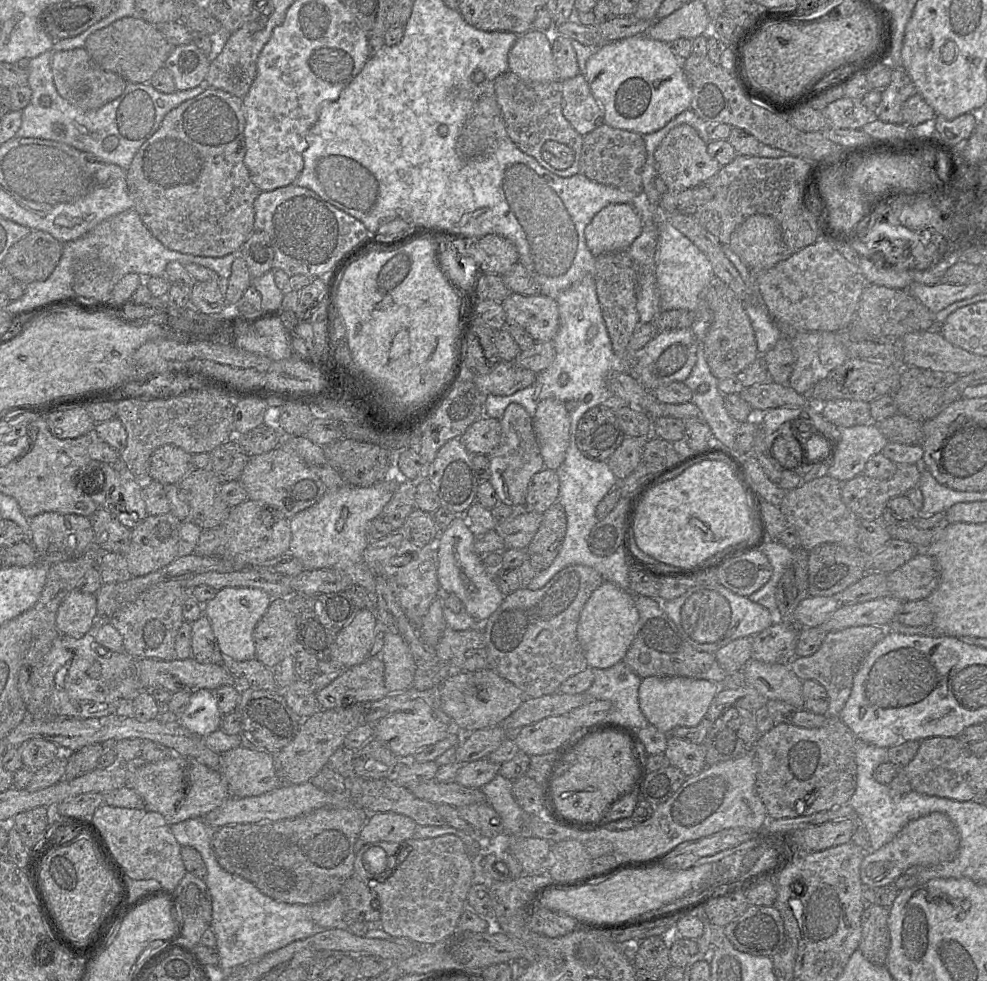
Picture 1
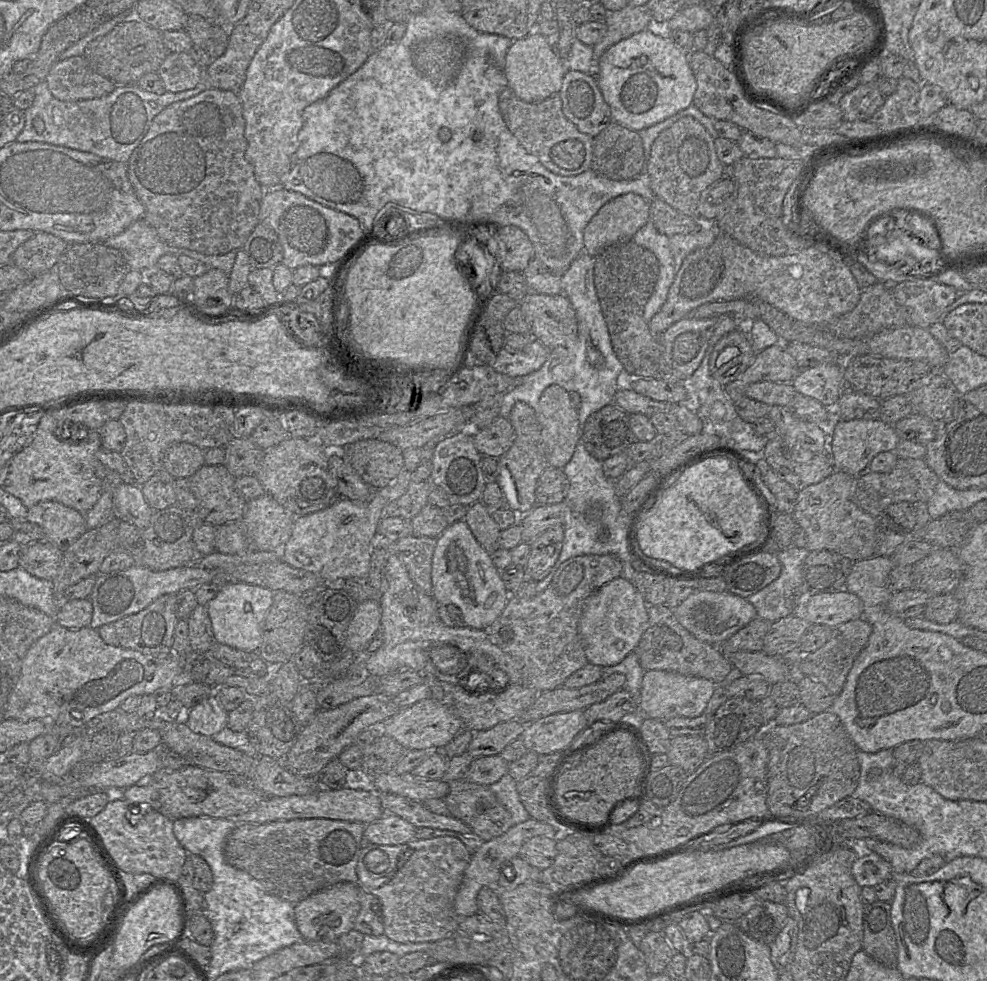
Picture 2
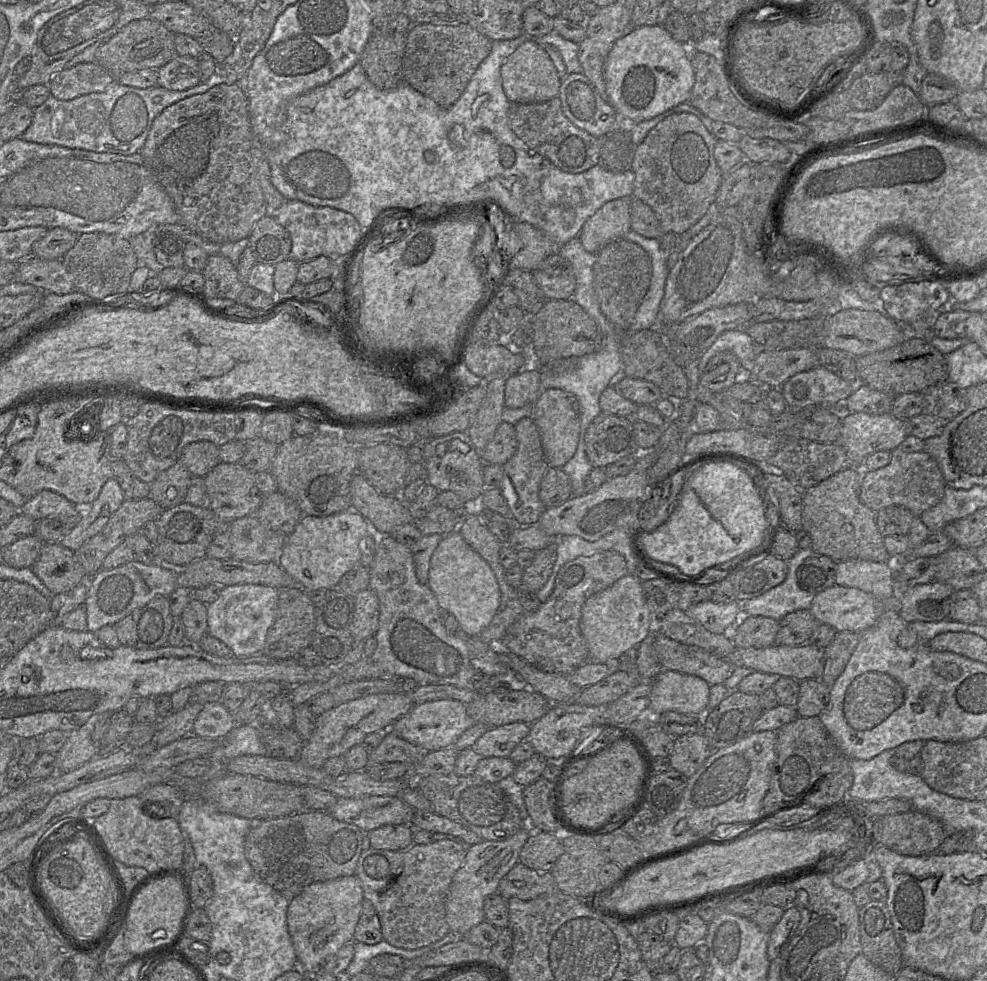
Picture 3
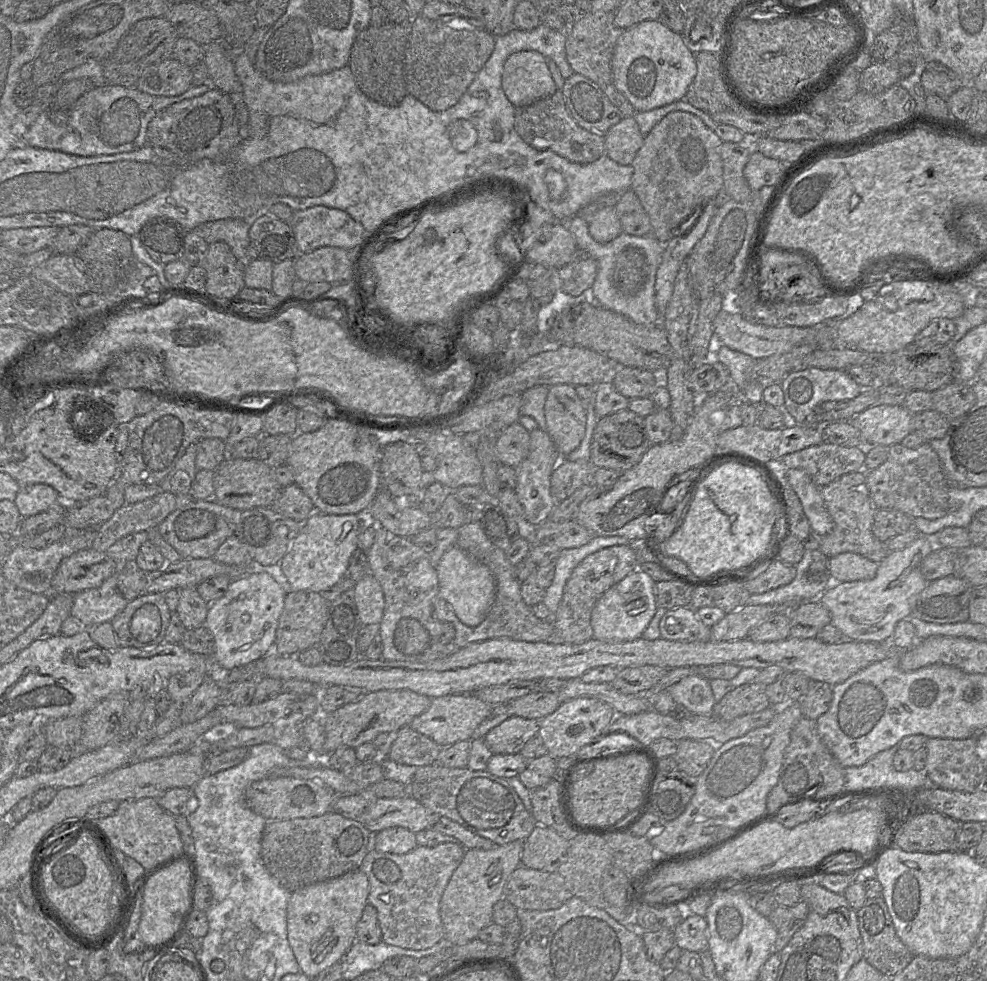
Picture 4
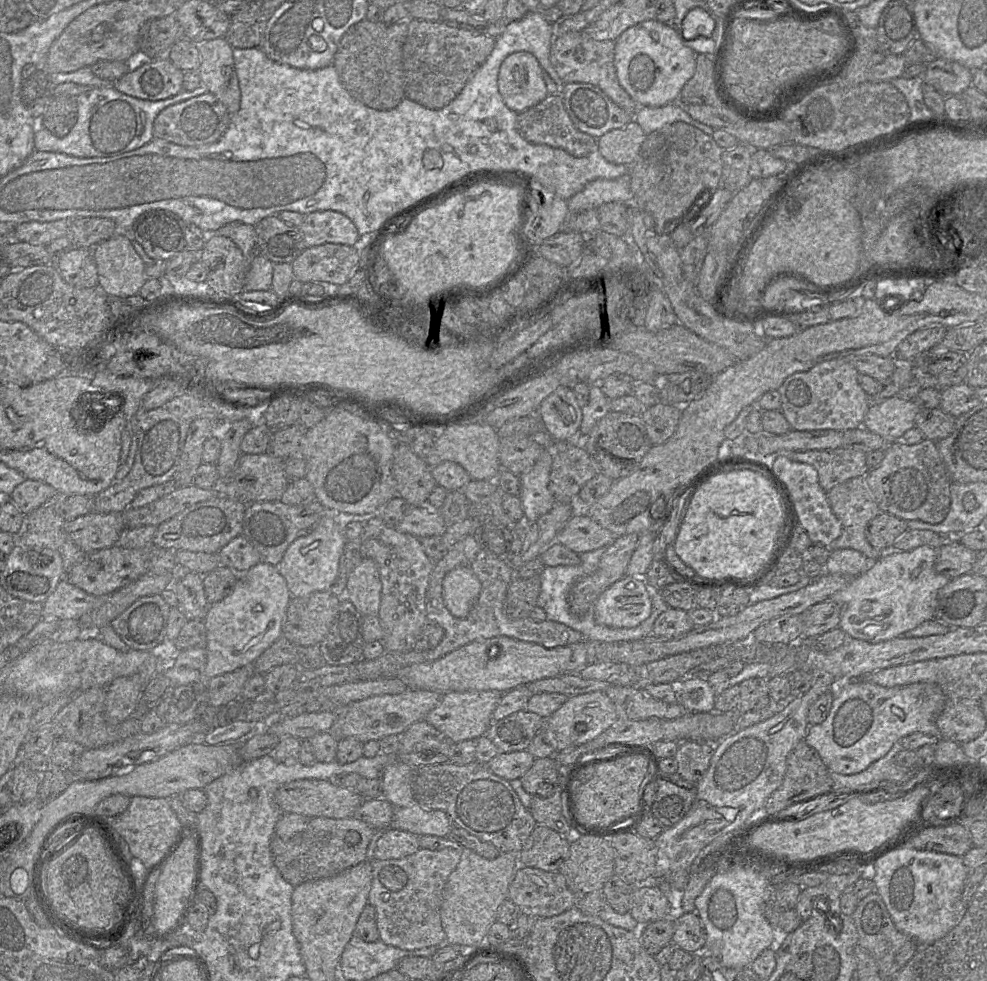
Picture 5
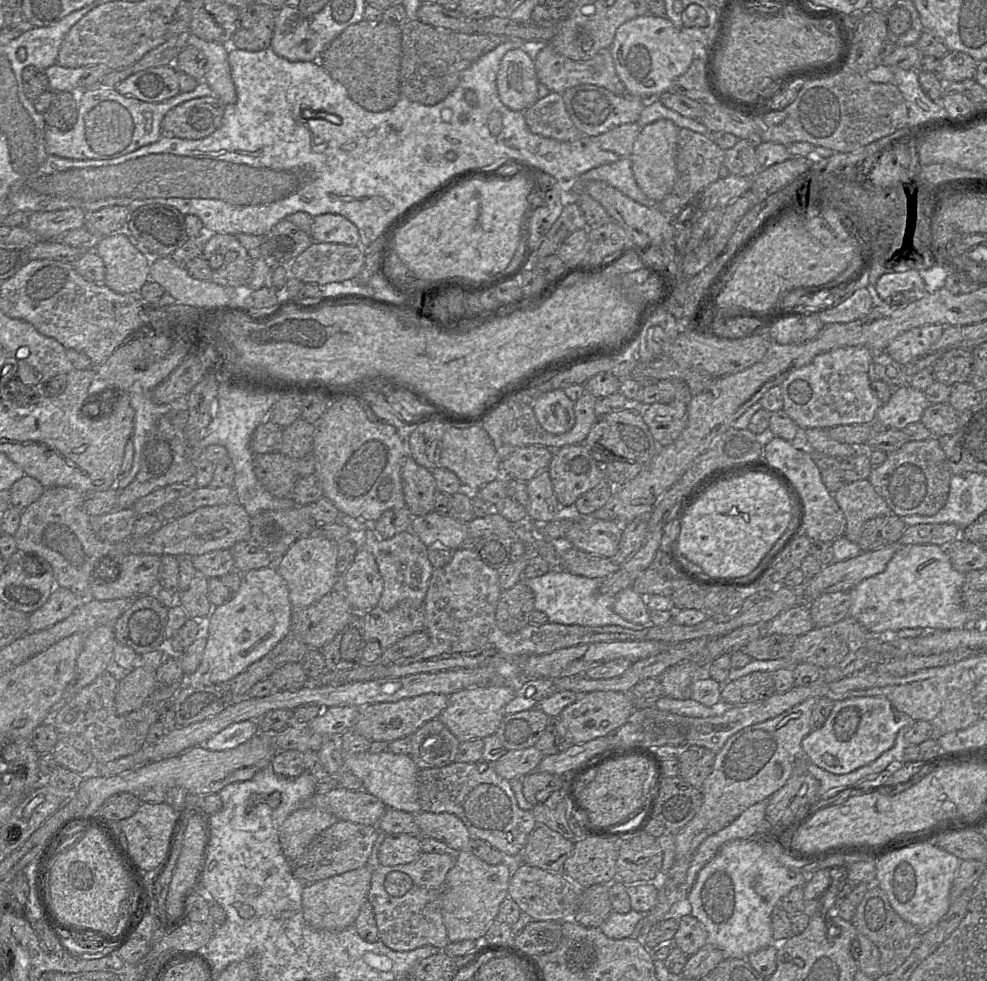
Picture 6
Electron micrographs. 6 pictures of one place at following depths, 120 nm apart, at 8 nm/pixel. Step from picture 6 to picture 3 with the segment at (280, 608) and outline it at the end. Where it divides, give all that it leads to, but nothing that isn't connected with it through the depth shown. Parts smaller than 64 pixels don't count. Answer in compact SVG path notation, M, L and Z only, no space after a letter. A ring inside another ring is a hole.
M239 584L225 586L216 601L208 605L208 634L226 644L235 657L262 654L269 628L278 605L279 590L265 585Z

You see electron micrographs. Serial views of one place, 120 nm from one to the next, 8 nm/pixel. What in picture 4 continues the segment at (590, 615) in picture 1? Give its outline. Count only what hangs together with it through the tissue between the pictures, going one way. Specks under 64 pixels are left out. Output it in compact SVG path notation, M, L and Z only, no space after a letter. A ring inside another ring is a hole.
M636 569L607 590L592 610L593 637L605 642L632 641L640 638L657 609L654 584L650 576Z

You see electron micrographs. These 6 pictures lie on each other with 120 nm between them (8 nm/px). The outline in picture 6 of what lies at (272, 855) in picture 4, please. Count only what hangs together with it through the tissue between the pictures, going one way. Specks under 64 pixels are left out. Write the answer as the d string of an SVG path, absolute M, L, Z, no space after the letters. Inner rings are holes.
M345 820L337 821L318 834L302 855L290 861L292 875L303 885L310 885L365 866L378 831L378 828L374 826L366 826Z

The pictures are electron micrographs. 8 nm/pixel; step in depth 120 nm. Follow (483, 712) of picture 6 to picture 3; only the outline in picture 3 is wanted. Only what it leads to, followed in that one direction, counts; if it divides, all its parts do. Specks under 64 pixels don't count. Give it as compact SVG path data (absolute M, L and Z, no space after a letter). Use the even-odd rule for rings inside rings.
M441 699L414 705L408 714L397 719L388 730L432 752L453 746L456 740L474 723L467 713L466 704L458 700Z

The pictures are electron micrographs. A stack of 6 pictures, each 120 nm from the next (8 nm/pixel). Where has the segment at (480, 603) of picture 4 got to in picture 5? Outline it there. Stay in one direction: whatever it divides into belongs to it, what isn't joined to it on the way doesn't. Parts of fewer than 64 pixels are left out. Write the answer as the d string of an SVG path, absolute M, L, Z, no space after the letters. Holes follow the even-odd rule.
M458 567L446 574L442 584L444 604L457 618L465 618L481 591L478 577L468 568Z

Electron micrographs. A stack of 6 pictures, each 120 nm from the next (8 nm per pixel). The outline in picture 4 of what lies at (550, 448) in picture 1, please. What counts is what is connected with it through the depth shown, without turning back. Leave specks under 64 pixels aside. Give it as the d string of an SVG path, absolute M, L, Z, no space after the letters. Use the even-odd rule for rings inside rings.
M572 385L549 388L544 415L546 432L561 457L566 457L581 443L586 427L585 409Z

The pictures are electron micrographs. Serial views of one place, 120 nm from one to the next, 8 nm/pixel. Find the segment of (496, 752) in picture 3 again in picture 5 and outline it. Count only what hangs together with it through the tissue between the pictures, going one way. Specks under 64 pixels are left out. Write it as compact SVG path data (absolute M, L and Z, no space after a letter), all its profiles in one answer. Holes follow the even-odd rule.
M525 709L493 721L485 736L498 748L499 753L522 751L528 748L544 725L545 719Z

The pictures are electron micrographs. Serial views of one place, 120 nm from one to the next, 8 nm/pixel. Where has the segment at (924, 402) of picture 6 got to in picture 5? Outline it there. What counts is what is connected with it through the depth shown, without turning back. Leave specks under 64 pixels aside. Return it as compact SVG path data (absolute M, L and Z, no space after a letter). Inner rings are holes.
M898 396L889 397L870 405L863 427L890 442L895 442L901 440L907 430L915 427L919 411L913 400L904 400Z

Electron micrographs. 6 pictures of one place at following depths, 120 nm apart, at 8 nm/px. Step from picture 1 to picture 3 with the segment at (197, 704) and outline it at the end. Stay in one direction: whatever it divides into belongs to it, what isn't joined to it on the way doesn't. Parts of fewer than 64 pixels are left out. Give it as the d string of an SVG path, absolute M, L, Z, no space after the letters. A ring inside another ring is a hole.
M221 702L204 704L193 728L193 734L212 740L223 739L237 725L235 716Z

